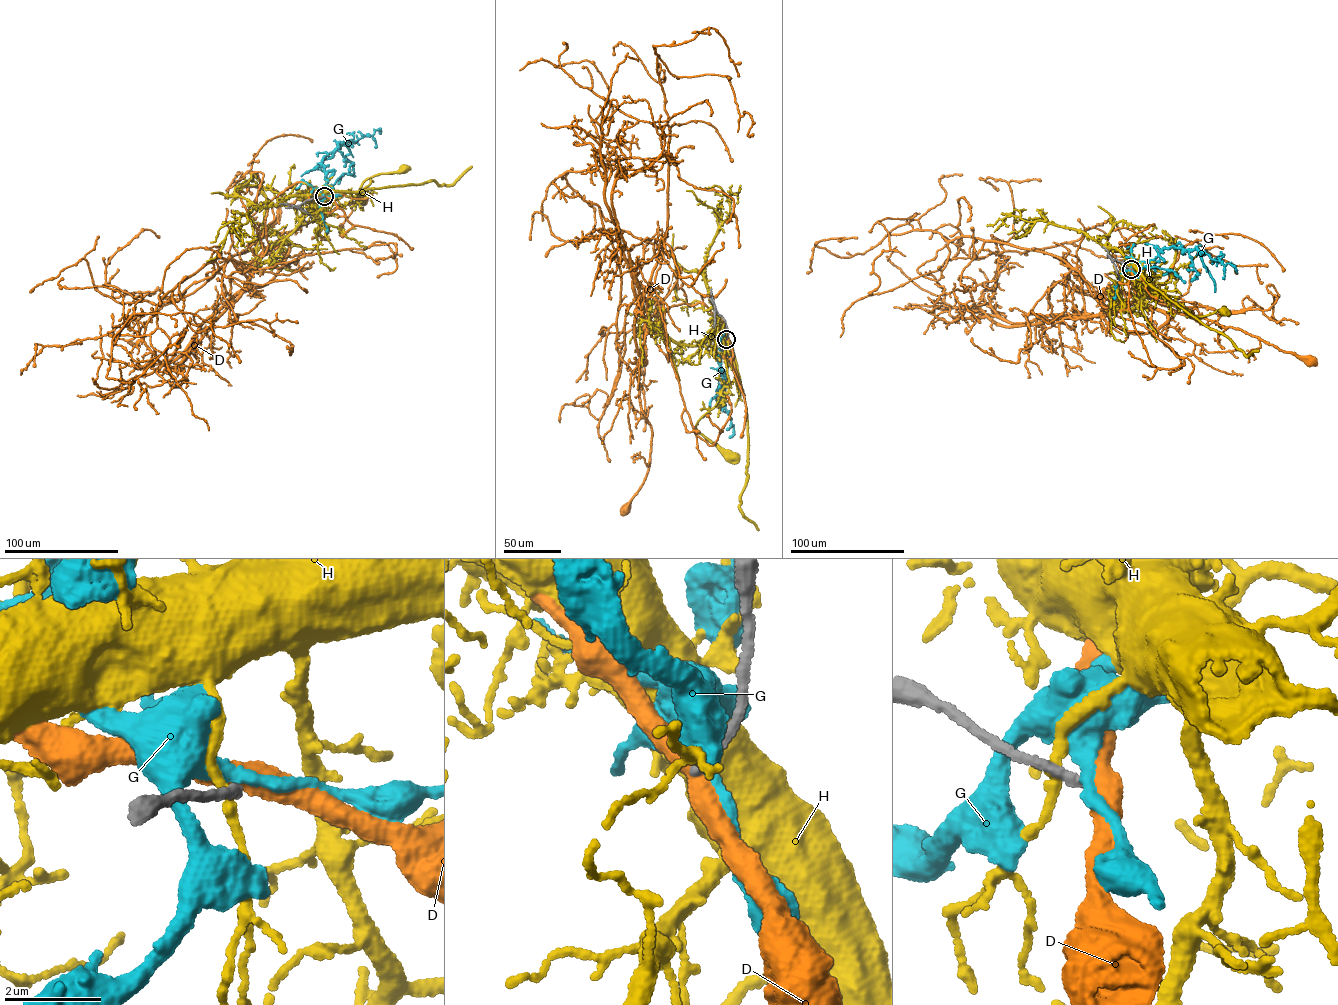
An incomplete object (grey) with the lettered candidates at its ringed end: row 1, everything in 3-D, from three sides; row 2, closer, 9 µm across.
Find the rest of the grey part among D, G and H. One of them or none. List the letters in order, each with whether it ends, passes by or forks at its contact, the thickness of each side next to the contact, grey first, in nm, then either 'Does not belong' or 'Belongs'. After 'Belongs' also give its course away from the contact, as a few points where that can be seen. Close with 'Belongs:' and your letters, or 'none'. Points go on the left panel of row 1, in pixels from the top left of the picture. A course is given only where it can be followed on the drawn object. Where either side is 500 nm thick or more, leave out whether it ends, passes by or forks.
D: It passes by. Thickness 200 nm (grey) against 440 nm. Does not belong
G: It passes by. Thickness 220 nm (grey) against 300 nm. Does not belong
H: It passes by. Thickness 240 nm (grey) against 220 nm. Does not belong
Belongs: none

